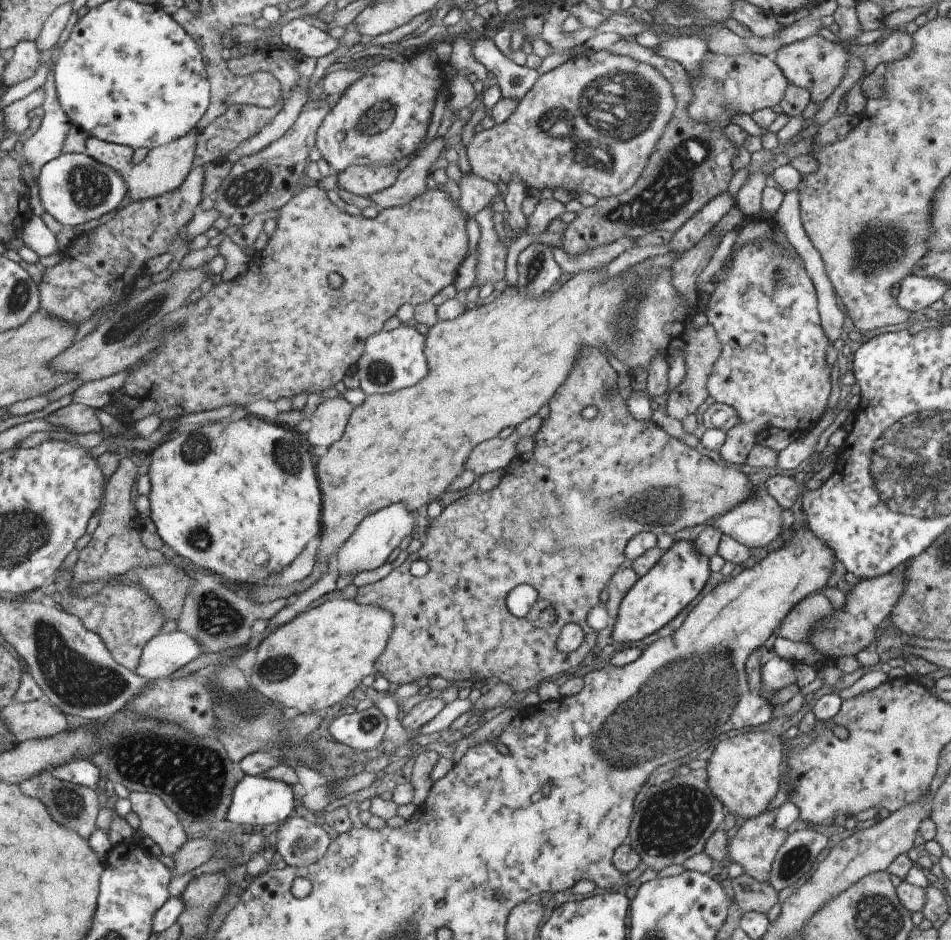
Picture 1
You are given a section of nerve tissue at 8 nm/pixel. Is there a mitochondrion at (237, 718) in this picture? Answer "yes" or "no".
yes

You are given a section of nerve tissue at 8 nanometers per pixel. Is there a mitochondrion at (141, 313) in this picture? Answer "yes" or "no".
yes

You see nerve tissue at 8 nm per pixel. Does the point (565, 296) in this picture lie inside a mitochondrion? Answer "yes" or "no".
no

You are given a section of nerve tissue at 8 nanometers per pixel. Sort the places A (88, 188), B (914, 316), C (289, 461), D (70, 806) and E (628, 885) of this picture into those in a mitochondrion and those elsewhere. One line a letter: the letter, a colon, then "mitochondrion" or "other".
A: mitochondrion
B: other
C: mitochondrion
D: mitochondrion
E: other

